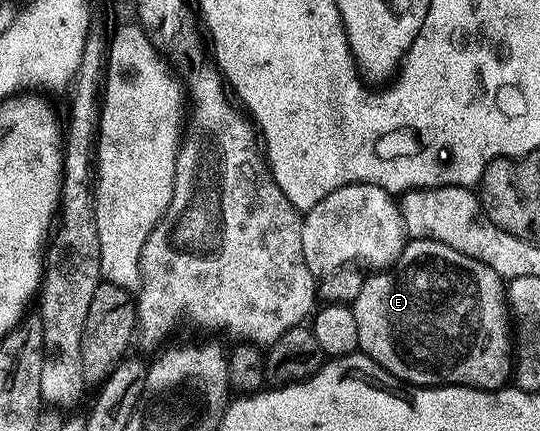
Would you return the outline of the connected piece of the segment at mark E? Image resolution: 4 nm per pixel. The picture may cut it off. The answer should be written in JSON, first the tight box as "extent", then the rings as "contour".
{"extent":[352,240,512,392],"contour":[[[410,240],[389,270],[375,272],[378,272],[375,276],[365,277],[359,296],[352,301],[361,355],[375,360],[382,369],[391,372],[407,386],[457,386],[479,388],[485,392],[507,387],[512,376],[512,320],[508,315],[508,292],[502,277],[497,276],[488,266],[460,254],[460,250],[452,250],[452,246],[444,246],[435,240]]]}

